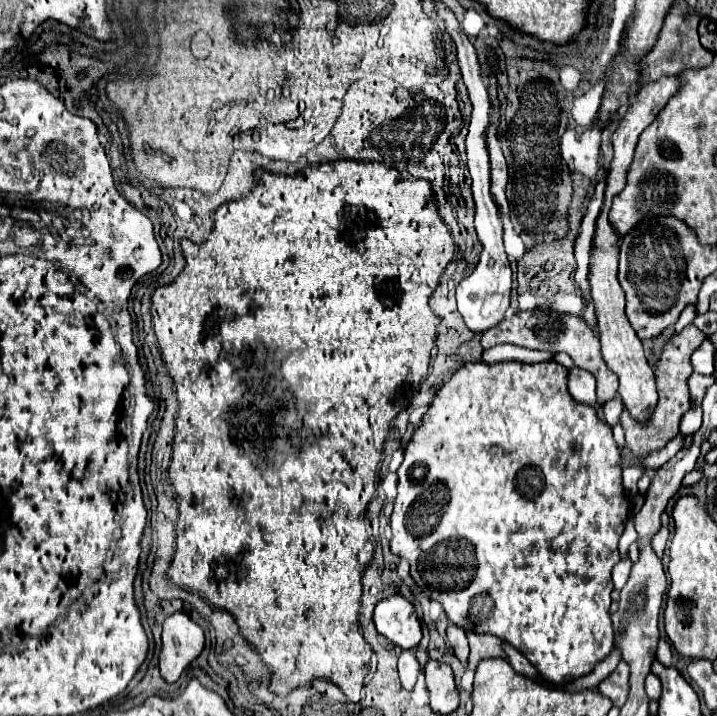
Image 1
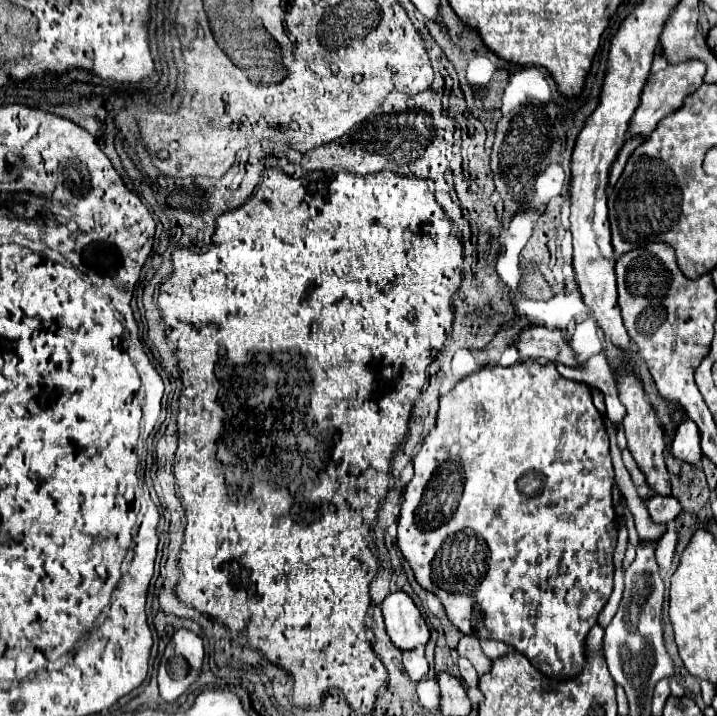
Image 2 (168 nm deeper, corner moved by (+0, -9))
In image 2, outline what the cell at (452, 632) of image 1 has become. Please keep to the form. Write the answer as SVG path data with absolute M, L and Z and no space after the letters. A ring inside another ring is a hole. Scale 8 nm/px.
M458 658L458 668L460 668L460 676L468 686L478 686L478 674L474 670L474 666L466 660L466 658Z

